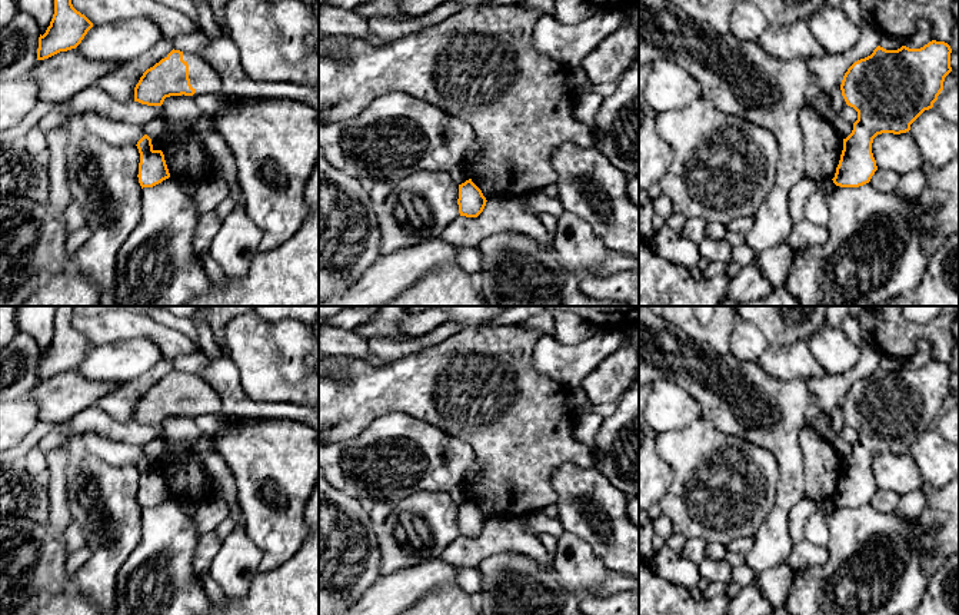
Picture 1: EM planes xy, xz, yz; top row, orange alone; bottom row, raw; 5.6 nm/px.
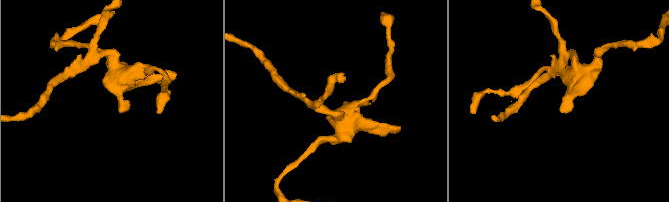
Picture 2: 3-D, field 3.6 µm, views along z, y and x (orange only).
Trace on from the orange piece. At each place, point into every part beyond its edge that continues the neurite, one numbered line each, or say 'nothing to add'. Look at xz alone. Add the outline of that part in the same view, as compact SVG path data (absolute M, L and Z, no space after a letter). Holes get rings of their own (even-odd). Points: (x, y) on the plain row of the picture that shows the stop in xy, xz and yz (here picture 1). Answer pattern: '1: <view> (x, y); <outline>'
nothing to add

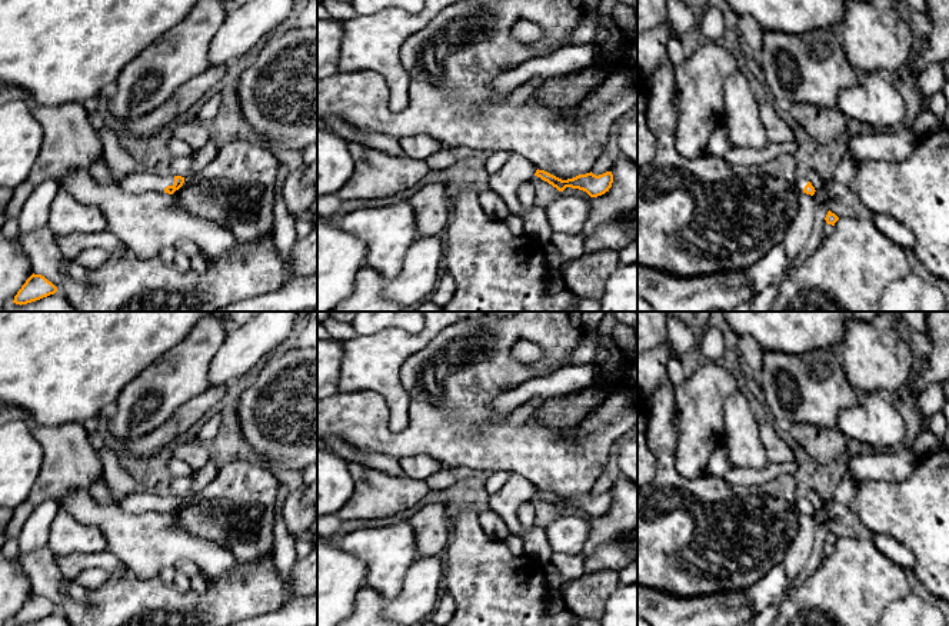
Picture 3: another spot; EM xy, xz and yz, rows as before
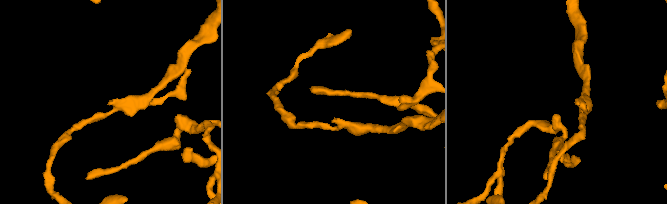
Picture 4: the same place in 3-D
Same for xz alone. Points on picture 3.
nothing to add

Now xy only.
1: xy (139, 502); M101 475L97 482L87 489L87 493L99 503L104 505L114 505L120 507L123 512L127 513L149 513L149 512L157 512L164 513L164 509L167 506L174 505L174 496L159 496L151 495L149 492L144 492L139 489L137 492L126 496L121 500L117 500Z

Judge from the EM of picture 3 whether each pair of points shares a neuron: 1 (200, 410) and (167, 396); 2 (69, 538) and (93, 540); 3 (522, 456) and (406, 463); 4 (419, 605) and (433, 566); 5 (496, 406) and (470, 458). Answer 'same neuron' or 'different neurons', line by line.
1: different neurons
2: same neuron
3: different neurons
4: same neuron
5: different neurons

